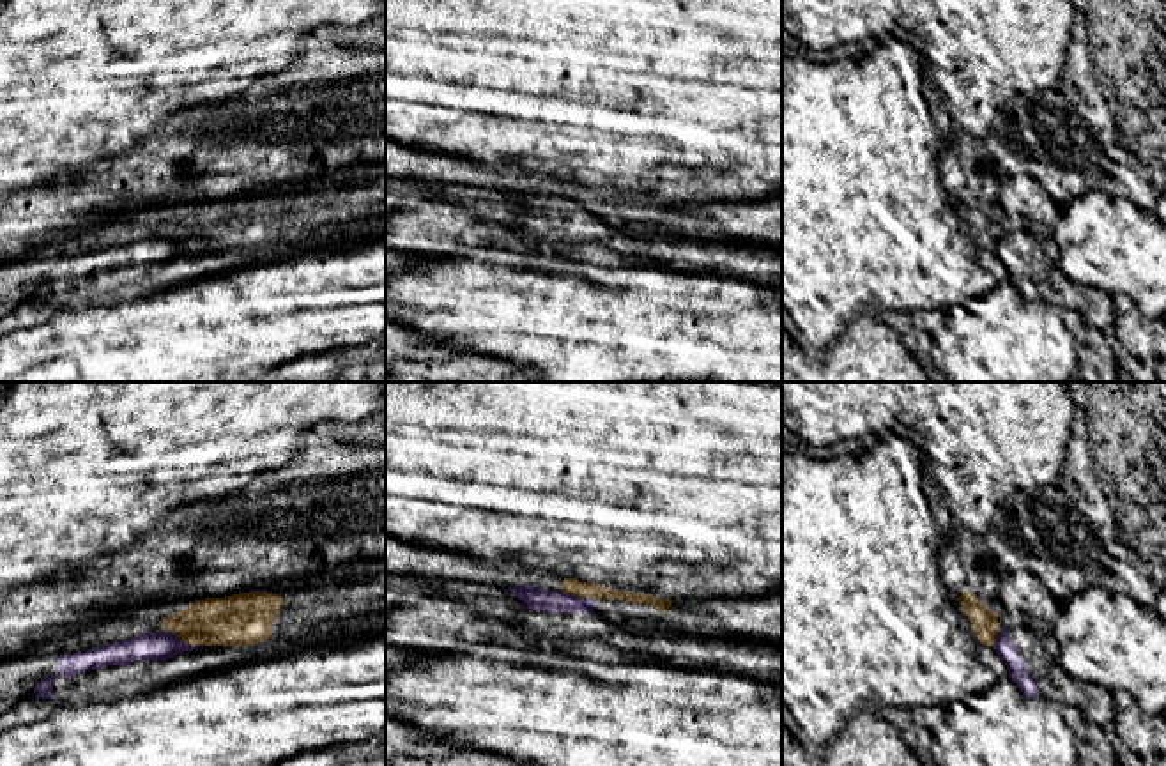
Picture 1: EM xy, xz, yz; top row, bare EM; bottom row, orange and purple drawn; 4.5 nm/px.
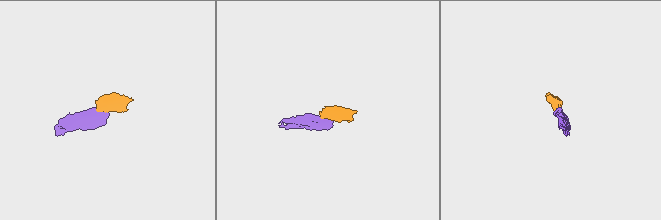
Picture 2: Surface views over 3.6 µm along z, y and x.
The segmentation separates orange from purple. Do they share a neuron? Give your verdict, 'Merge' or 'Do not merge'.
Merge

